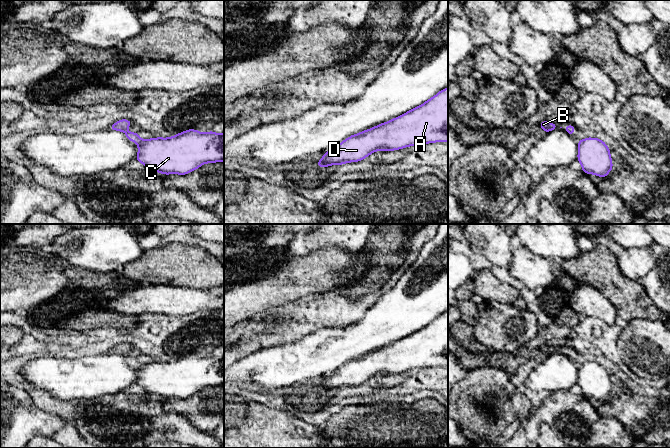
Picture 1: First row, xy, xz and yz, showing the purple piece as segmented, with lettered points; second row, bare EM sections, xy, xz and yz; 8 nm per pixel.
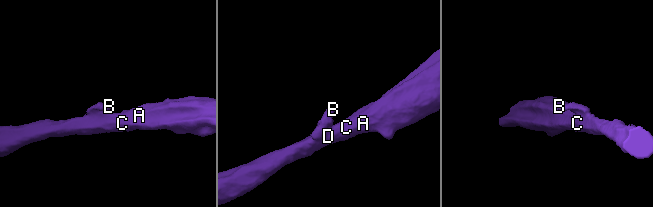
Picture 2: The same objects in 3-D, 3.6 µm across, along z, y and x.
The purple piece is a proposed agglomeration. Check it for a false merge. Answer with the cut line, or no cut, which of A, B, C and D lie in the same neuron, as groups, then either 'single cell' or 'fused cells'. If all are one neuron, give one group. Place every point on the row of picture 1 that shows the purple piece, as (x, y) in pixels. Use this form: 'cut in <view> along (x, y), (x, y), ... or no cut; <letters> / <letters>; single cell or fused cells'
cut in xy along (143, 140), (138, 144); A C D / B; fused cells

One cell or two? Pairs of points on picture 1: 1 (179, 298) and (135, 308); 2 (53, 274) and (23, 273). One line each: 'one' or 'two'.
1: one
2: one

